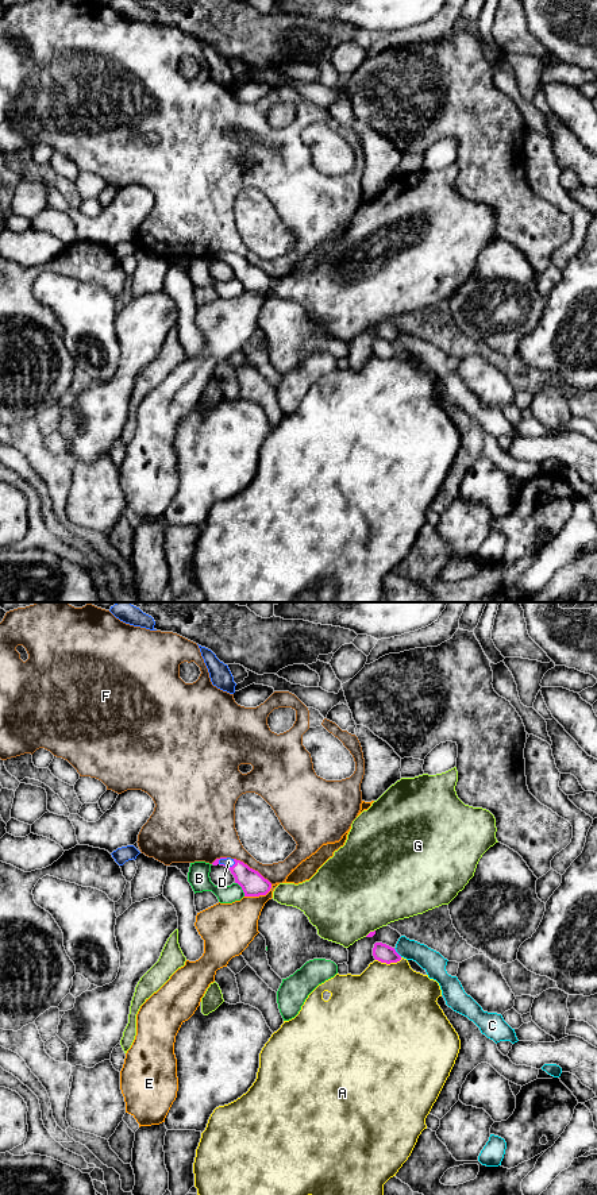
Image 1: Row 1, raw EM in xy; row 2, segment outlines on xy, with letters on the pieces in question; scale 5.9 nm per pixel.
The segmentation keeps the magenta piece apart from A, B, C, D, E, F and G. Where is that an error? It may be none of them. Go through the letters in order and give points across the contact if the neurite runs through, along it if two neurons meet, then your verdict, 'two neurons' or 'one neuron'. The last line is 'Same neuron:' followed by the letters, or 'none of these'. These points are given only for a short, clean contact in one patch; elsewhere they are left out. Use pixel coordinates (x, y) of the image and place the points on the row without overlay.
A: two neurons
B: two neurons
C: two neurons
D: runs through xy (253, 278), (237, 262), (227, 262), (228, 257); one neuron
E: border along xy (272, 280), (265, 289), (245, 292); two neurons
F: border along xy (234, 253), (257, 265), (272, 278); two neurons
G: two neurons
Same neuron: D

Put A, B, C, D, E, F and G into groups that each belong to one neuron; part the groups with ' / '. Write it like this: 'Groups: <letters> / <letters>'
Groups: A / B / C / D / E / F / G

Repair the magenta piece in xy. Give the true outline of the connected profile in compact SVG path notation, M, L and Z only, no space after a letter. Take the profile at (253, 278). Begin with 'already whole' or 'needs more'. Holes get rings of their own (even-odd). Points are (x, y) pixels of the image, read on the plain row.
needs more; M220 253L216 254L212 259L227 262L234 270L235 278L242 282L244 292L266 290L271 284L271 278L267 274L265 274L258 266L250 263L240 255Z

